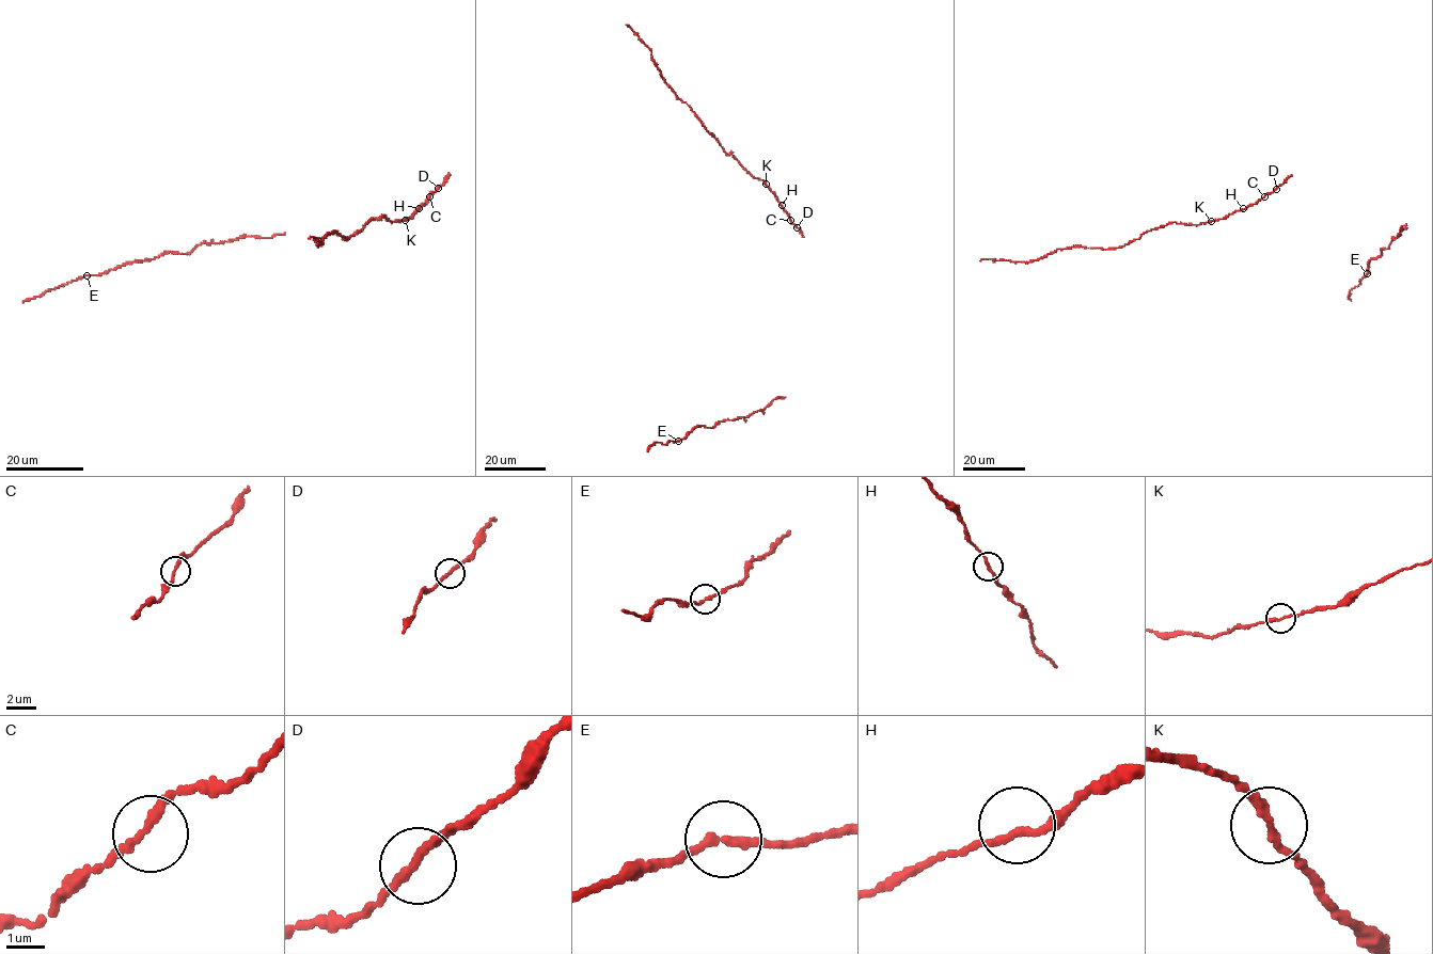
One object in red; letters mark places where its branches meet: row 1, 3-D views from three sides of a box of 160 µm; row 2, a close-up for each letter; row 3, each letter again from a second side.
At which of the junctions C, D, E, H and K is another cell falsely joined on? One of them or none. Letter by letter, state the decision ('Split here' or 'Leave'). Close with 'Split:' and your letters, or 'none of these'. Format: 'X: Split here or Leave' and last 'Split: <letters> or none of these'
C: Leave
D: Leave
E: Leave
H: Leave
K: Leave
Split: none of these

